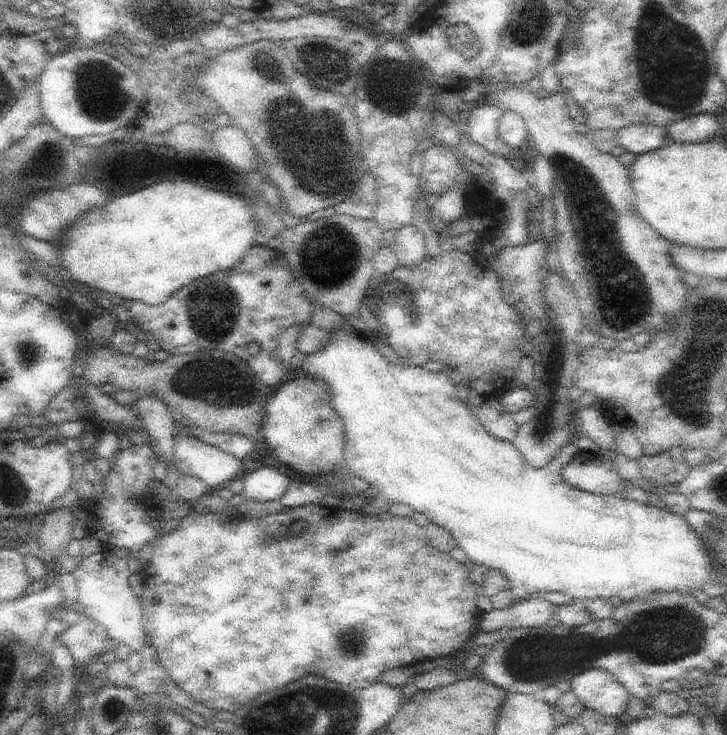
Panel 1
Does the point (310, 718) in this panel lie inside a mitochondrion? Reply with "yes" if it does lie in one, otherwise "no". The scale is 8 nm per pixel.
yes

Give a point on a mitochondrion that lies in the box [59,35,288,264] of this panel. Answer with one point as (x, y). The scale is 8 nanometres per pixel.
(98, 88)

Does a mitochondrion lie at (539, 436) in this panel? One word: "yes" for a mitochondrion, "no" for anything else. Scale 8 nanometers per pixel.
yes

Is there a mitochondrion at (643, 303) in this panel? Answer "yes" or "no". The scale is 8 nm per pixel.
yes

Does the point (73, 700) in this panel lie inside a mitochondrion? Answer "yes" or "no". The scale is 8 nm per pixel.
no

